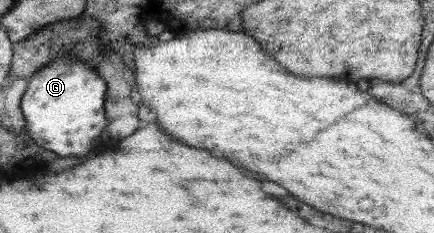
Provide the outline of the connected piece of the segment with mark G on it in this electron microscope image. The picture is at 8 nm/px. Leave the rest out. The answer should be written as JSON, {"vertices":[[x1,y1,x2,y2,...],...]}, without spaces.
{"vertices":[[57,57,25,79,27,88,21,97,20,108,26,121,26,136,33,143,39,148,55,152,57,156,86,156,95,146,99,146,99,135,106,126,104,118,106,90,103,79,95,73,90,63,71,57]]}

